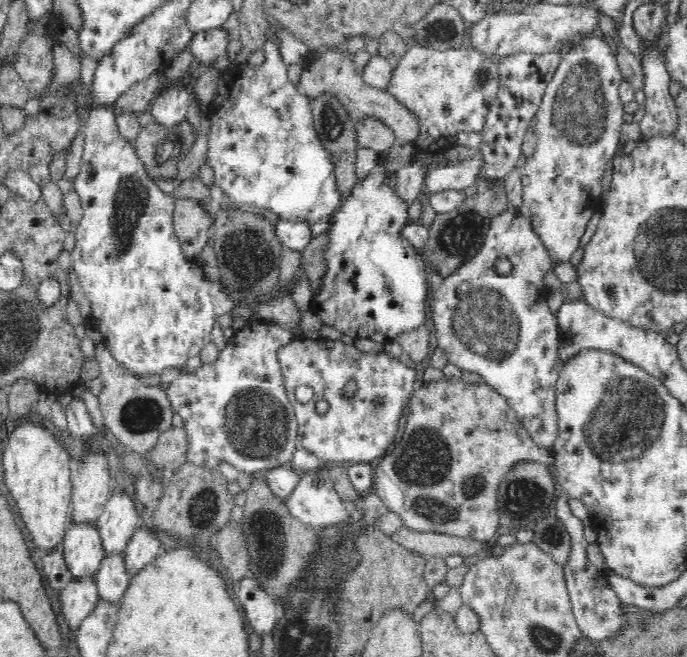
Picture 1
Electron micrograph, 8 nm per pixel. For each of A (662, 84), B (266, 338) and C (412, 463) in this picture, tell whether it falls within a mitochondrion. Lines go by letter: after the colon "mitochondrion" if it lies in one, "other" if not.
A: other
B: other
C: mitochondrion

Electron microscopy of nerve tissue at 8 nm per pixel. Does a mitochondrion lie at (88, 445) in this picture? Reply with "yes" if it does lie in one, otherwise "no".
no

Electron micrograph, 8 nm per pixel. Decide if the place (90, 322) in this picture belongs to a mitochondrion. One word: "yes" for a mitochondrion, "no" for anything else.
no

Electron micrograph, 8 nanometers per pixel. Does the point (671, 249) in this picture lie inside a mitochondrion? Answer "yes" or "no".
yes

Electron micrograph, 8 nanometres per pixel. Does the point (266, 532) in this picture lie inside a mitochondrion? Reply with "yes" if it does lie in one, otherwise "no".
yes

